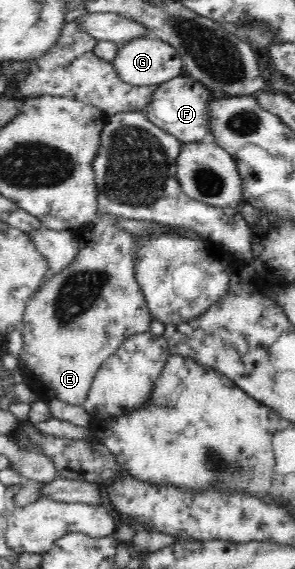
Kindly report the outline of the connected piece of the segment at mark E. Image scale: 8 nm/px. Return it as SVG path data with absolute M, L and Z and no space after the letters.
M102 214L98 224L81 230L76 260L58 275L45 280L26 303L22 318L24 346L19 360L30 370L30 378L34 376L37 382L44 384L46 401L58 399L70 405L83 406L103 362L120 348L127 337L148 331L154 319L134 273L138 237L114 225L121 219L120 216Z

